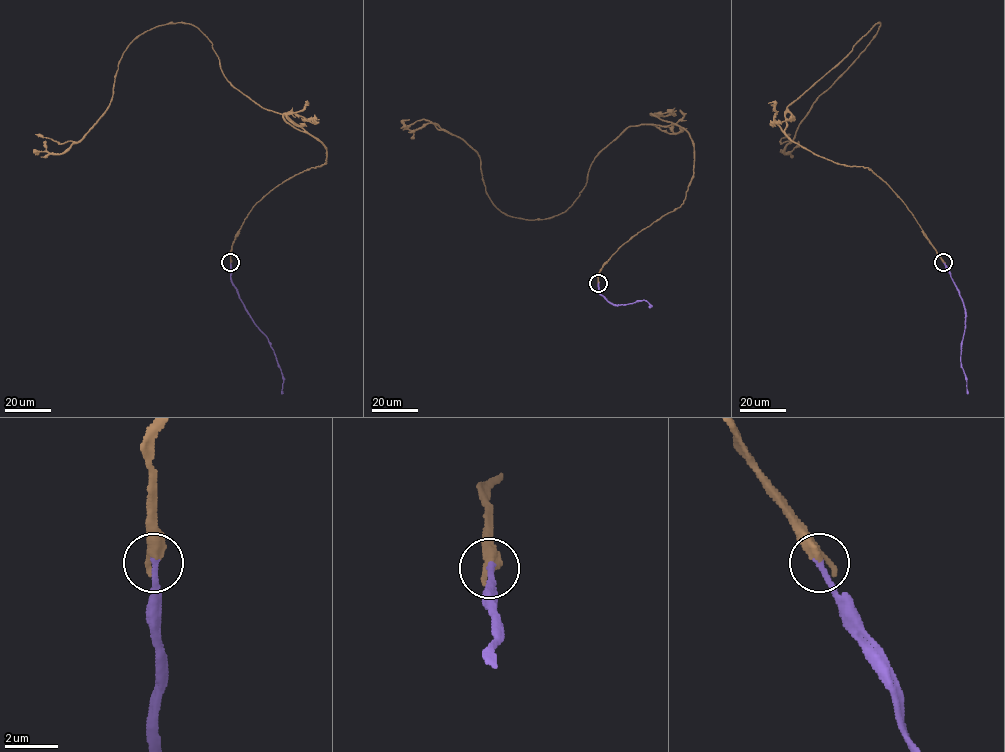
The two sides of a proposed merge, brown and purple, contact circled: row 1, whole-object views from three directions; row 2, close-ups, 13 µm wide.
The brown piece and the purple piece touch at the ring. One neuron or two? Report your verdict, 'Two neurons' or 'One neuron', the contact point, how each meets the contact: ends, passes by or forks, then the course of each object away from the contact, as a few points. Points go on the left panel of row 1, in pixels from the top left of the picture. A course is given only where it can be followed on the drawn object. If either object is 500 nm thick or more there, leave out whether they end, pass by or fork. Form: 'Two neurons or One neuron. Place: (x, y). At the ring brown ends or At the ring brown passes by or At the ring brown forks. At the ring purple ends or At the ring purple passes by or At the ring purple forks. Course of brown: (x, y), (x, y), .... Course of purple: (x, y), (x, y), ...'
One neuron. Place: (230, 262). At the ring brown ends. At the ring purple ends. Course of brown: (231, 262), (252, 208), (326, 148), (236, 89), (197, 28), (138, 35), (94, 126), (42, 152). Course of purple: (231, 262), (231, 280), (275, 354), (283, 376), (283, 393)

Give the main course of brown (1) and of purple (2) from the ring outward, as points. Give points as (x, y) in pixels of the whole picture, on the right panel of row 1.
1: (943, 262), (871, 170), (823, 158), (785, 132), (786, 108), (880, 24), (813, 104), (790, 151), (780, 152)
2: (943, 262), (965, 306), (960, 366), (968, 393)

